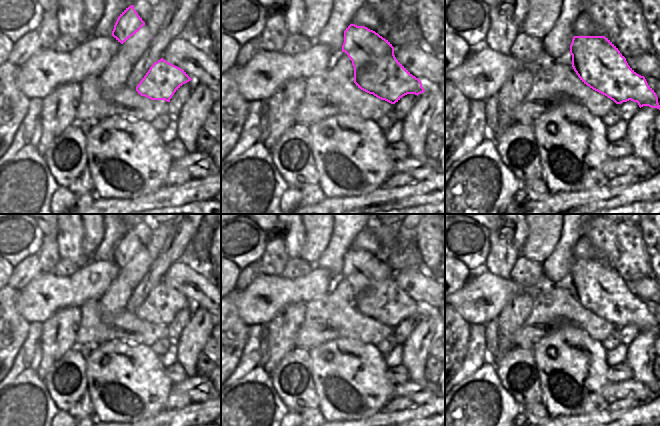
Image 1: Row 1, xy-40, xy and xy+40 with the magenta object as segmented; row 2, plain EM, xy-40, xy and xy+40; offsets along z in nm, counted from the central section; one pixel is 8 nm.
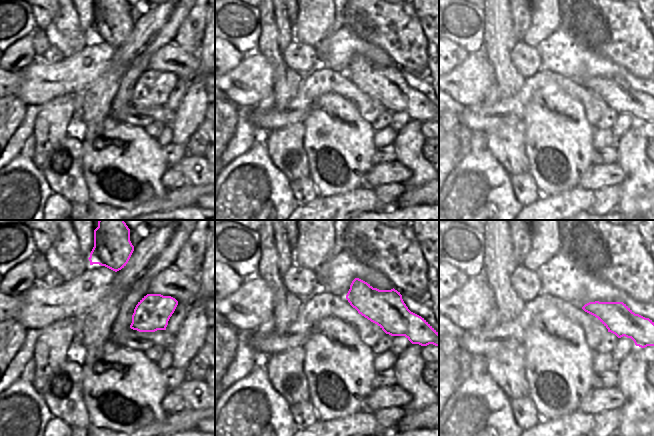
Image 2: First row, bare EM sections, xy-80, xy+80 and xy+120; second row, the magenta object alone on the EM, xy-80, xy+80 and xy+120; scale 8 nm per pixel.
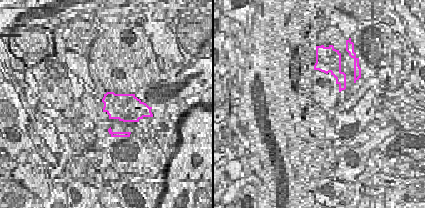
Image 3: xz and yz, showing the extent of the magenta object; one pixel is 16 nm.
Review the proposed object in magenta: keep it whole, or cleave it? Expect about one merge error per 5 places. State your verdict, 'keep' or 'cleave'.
keep

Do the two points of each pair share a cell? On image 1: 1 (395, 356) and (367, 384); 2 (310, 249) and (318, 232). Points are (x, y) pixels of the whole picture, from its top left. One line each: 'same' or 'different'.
1: different
2: same

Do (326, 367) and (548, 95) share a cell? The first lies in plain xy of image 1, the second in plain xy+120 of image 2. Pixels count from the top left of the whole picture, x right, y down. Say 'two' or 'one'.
one

